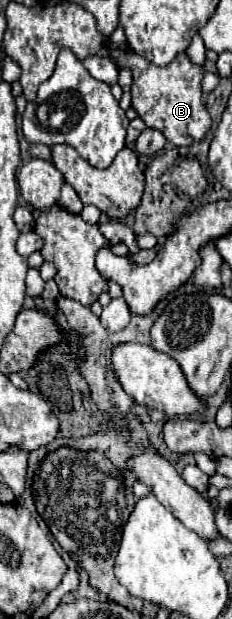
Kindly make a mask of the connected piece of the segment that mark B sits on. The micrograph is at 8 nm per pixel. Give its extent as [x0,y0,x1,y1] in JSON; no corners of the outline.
[109,47,211,147]

